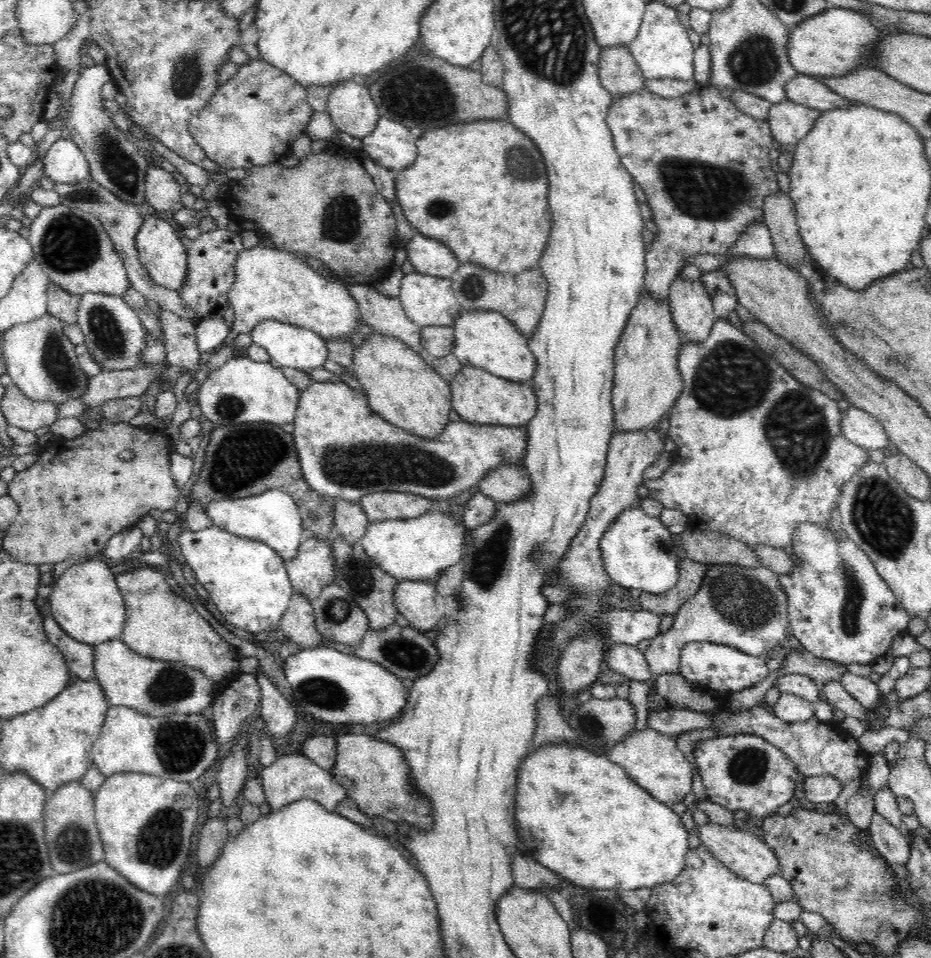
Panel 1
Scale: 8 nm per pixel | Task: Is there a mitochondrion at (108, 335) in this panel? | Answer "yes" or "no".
yes

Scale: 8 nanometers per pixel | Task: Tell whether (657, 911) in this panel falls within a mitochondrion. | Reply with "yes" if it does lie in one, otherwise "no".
no

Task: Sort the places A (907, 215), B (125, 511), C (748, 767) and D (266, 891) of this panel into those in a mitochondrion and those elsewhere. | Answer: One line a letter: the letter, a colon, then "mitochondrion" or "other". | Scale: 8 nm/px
A: other
B: other
C: mitochondrion
D: mitochondrion

